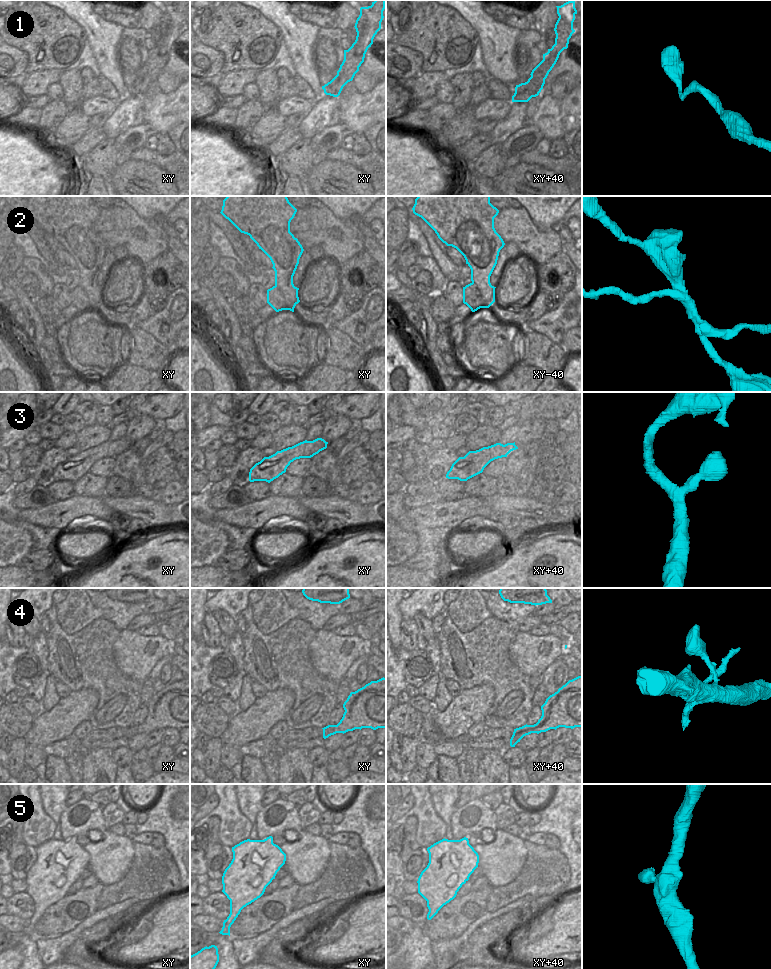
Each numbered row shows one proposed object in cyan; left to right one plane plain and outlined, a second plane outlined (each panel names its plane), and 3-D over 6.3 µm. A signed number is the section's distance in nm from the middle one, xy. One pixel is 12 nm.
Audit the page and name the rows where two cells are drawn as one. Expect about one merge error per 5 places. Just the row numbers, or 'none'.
2

